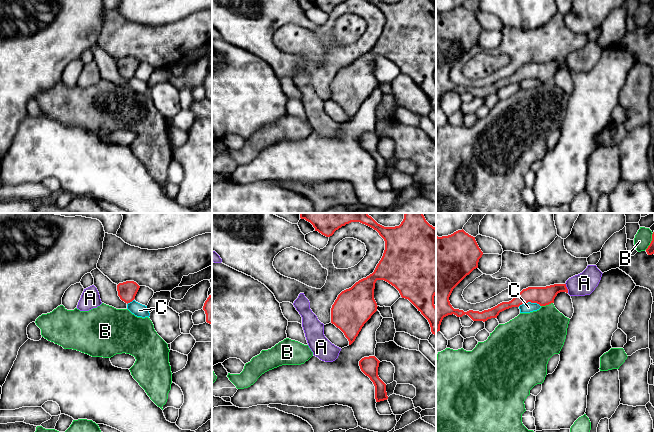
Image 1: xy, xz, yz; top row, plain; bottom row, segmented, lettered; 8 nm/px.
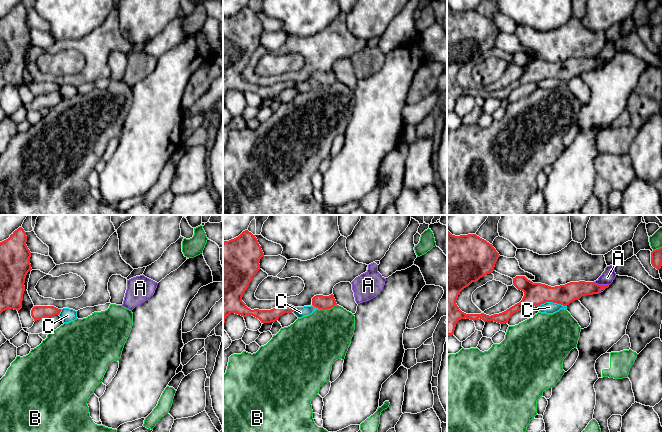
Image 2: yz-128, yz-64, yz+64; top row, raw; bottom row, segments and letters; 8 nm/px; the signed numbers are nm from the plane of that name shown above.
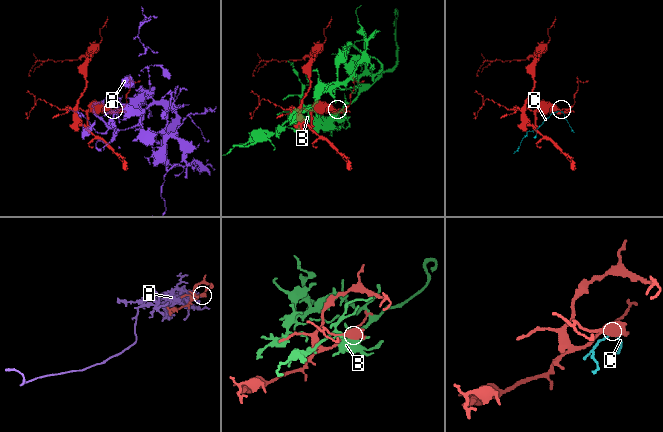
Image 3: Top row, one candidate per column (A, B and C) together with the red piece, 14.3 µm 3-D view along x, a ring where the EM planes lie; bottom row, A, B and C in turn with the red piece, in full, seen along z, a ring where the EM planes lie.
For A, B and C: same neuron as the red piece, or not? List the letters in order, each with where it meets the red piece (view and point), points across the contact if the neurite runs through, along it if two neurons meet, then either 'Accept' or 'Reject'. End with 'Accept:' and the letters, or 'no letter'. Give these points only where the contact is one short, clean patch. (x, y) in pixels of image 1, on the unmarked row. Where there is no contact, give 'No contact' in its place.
A: Touches red at yz (566, 64). Boundary: yz (565, 59), (568, 68). Reject
B: Touches red at yz (546, 80). Reject
C: Touches red at yz (529, 77). Reject
Accept: no letter

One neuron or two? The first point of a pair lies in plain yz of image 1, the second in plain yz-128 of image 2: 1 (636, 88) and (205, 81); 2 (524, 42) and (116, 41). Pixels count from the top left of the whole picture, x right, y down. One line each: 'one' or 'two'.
1: one
2: one

